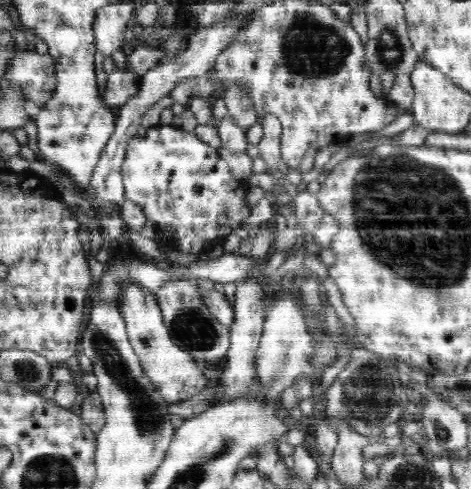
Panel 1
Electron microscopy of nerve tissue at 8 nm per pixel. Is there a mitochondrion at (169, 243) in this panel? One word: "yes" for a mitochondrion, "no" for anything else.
no

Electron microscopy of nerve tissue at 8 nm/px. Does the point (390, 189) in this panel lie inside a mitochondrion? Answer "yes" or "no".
yes

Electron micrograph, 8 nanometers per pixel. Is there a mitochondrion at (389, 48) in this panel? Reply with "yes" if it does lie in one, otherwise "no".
yes

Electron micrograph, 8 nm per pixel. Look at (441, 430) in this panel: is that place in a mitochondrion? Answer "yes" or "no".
yes

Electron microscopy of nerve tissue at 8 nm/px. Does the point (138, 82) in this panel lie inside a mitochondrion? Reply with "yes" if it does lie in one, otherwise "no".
no

